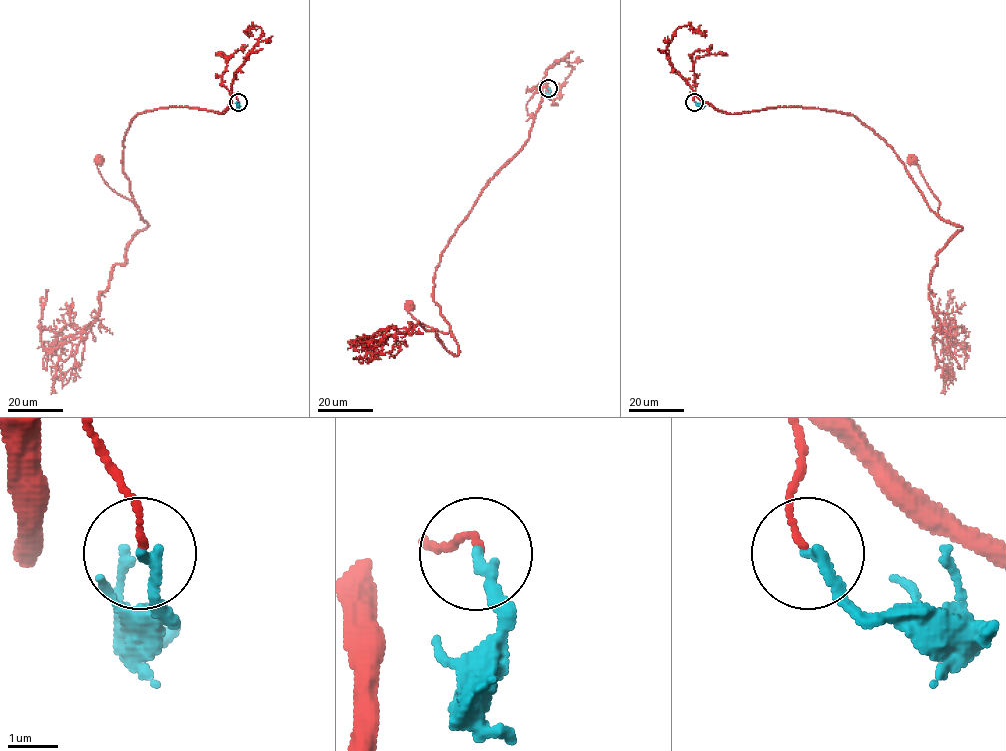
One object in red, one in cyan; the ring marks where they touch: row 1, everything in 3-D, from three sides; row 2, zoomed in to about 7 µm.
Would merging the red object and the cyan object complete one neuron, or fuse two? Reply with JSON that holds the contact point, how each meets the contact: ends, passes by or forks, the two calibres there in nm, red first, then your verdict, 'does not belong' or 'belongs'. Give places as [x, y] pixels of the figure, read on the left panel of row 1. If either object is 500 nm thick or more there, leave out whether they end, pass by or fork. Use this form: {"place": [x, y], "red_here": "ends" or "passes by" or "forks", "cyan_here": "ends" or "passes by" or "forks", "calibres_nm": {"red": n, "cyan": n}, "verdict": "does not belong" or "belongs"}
{"place": [238, 102], "red_here": "ends", "cyan_here": "ends", "calibres_nm": {"red": 110, "cyan": 240}, "verdict": "does not belong"}

